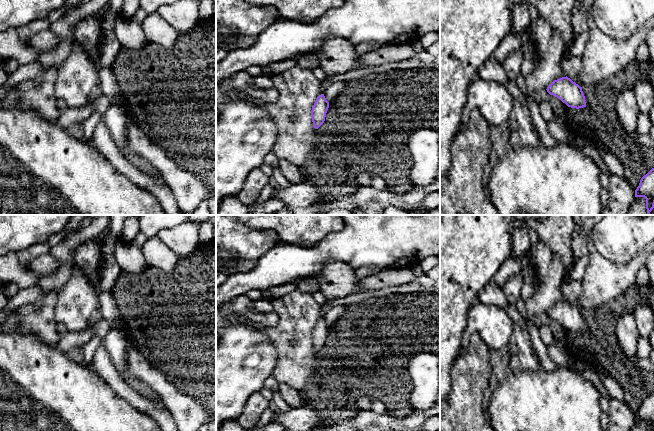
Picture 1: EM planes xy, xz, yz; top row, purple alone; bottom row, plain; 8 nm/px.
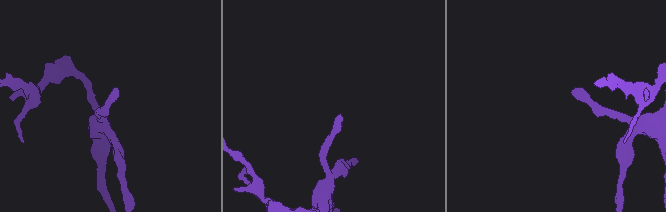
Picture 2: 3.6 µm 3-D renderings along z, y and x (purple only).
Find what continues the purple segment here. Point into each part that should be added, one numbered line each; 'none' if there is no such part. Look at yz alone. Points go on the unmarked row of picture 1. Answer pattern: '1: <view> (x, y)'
none

